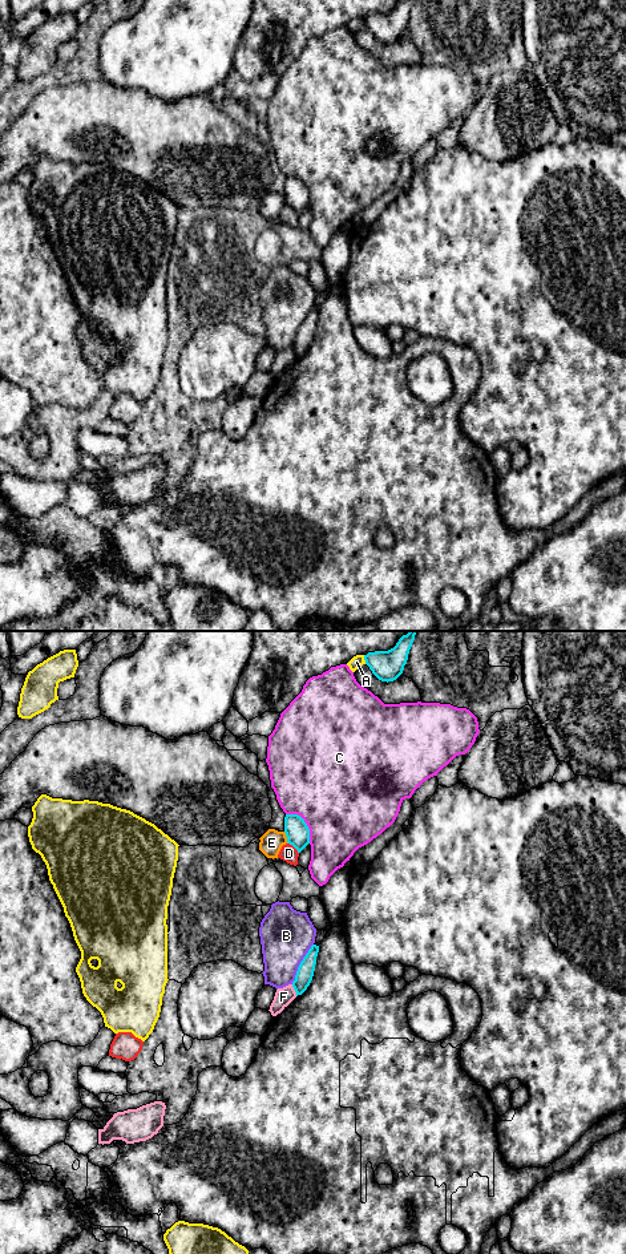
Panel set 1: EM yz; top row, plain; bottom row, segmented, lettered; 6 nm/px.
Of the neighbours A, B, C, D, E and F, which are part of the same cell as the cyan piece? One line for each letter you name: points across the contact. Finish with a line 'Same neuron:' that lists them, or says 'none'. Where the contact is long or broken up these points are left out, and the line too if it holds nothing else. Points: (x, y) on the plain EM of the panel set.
Same neuron: none

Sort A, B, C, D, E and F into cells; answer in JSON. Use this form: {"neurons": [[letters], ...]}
{"neurons": [["A"], ["B"], ["C"], ["D"], ["E"], ["F"]]}

